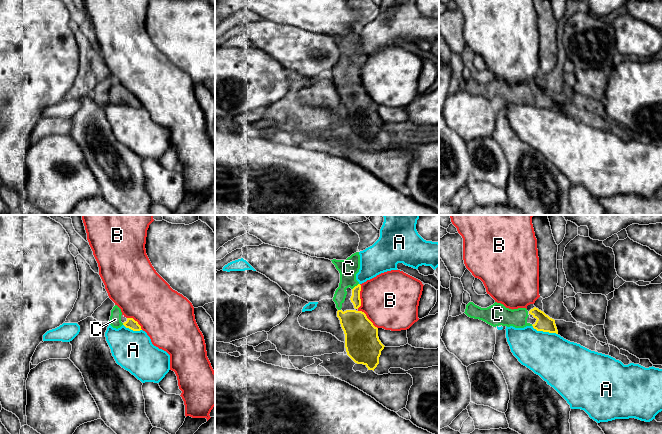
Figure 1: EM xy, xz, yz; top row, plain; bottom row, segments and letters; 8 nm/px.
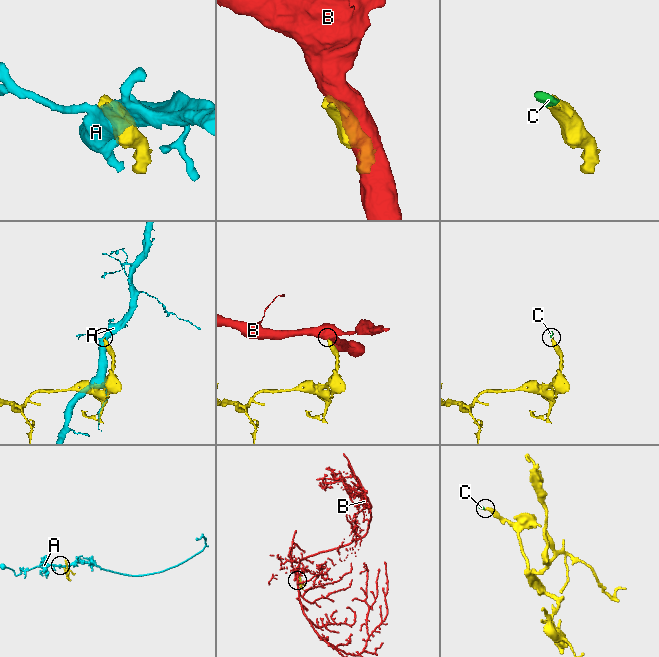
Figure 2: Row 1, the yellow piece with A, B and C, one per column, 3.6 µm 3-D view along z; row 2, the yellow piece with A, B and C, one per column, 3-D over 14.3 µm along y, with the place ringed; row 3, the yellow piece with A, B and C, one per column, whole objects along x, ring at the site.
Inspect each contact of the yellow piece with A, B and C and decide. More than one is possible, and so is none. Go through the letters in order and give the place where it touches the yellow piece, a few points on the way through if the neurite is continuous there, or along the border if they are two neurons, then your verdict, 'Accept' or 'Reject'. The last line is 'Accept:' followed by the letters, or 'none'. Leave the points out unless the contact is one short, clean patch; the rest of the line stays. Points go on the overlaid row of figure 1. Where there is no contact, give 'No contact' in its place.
A: Touches yellow at yz (544, 331). Reject
B: Touches yellow at xz (359, 296). Reject
C: Touches yellow at xz (355, 286). Path across: xz (355, 298), (355, 286), (348, 279), (348, 268). Accept
Accept: C

